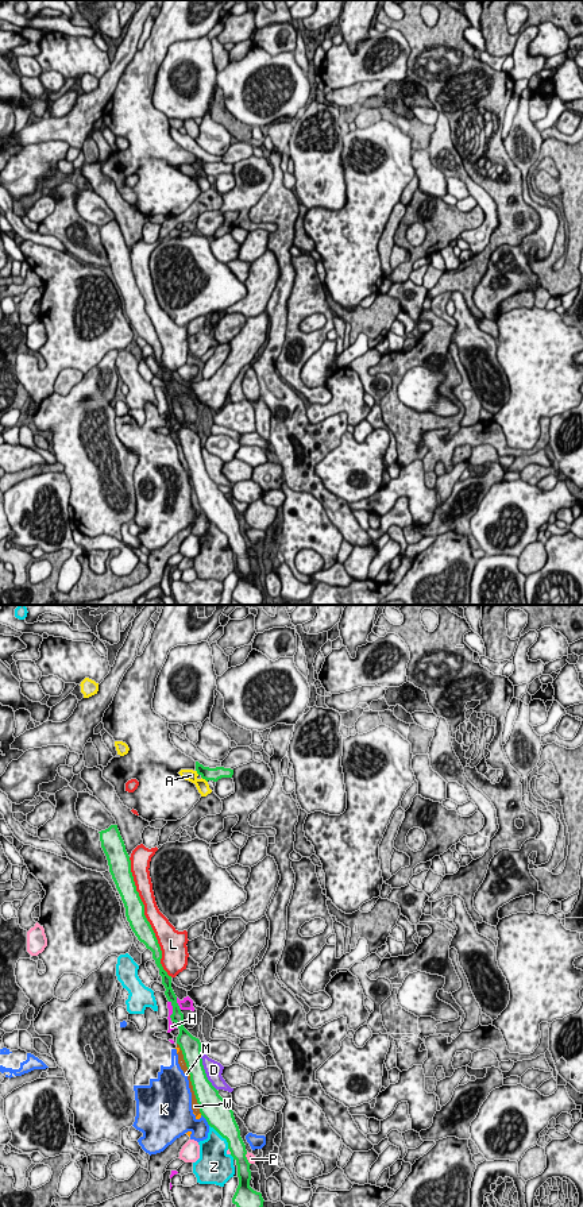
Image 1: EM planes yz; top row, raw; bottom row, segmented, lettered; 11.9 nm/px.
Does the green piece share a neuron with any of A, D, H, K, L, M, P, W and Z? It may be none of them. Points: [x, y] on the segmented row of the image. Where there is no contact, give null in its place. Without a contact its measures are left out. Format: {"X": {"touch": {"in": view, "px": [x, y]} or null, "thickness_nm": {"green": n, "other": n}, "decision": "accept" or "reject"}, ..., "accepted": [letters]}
{"A": {"touch": {"in": "yz", "px": [204, 778]}, "thickness_nm": {"green": 160, "other": 140}, "decision": "reject"}, "D": {"touch": {"in": "yz", "px": [204, 1072]}, "thickness_nm": {"green": 240, "other": 220}, "decision": "reject"}, "H": {"touch": {"in": "yz", "px": [173, 1010]}, "thickness_nm": {"green": 140, "other": 70}, "decision": "reject"}, "K": {"touch": {"in": "yz", "px": [205, 1118]}, "thickness_nm": {"green": 320, "other": 260}, "decision": "reject"}, "L": {"touch": {"in": "yz", "px": [146, 918]}, "thickness_nm": {"green": 220, "other": 220}, "decision": "reject"}, "M": {"touch": {"in": "yz", "px": [189, 1074]}, "thickness_nm": {"green": 240, "other": 50}, "decision": "reject"}, "P": {"touch": {"in": "yz", "px": [246, 1159]}, "thickness_nm": {"green": 200, "other": 100}, "decision": "reject"}, "W": {"touch": {"in": "yz", "px": [195, 1094]}, "thickness_nm": {"green": 300, "other": 100}, "decision": "reject"}, "Z": {"touch": {"in": "yz", "px": [221, 1136]}, "thickness_nm": {"green": 320, "other": 320}, "decision": "reject"}, "accepted": []}

